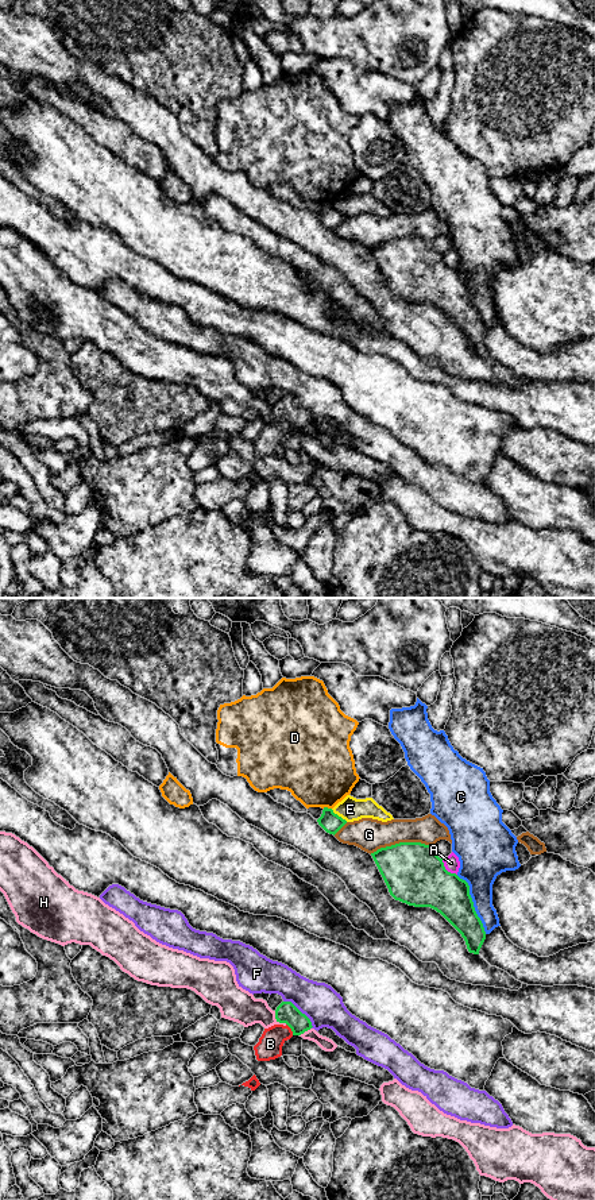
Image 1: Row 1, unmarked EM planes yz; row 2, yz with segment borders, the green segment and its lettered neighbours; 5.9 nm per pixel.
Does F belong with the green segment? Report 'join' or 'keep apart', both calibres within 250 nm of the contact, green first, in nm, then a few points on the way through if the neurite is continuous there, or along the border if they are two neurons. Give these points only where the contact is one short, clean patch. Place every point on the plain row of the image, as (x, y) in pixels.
keep apart; 130 nm thick on the green side, 220 nm on the other; border along yz (284, 396), (290, 396), (313, 421)

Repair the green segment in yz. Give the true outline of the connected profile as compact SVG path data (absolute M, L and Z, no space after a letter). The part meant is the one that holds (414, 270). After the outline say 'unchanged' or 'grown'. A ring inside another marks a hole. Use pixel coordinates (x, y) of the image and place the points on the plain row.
M399 238L371 251L395 296L436 305L461 329L468 347L479 350L486 327L475 306L470 281L445 265L432 240Z; unchanged

